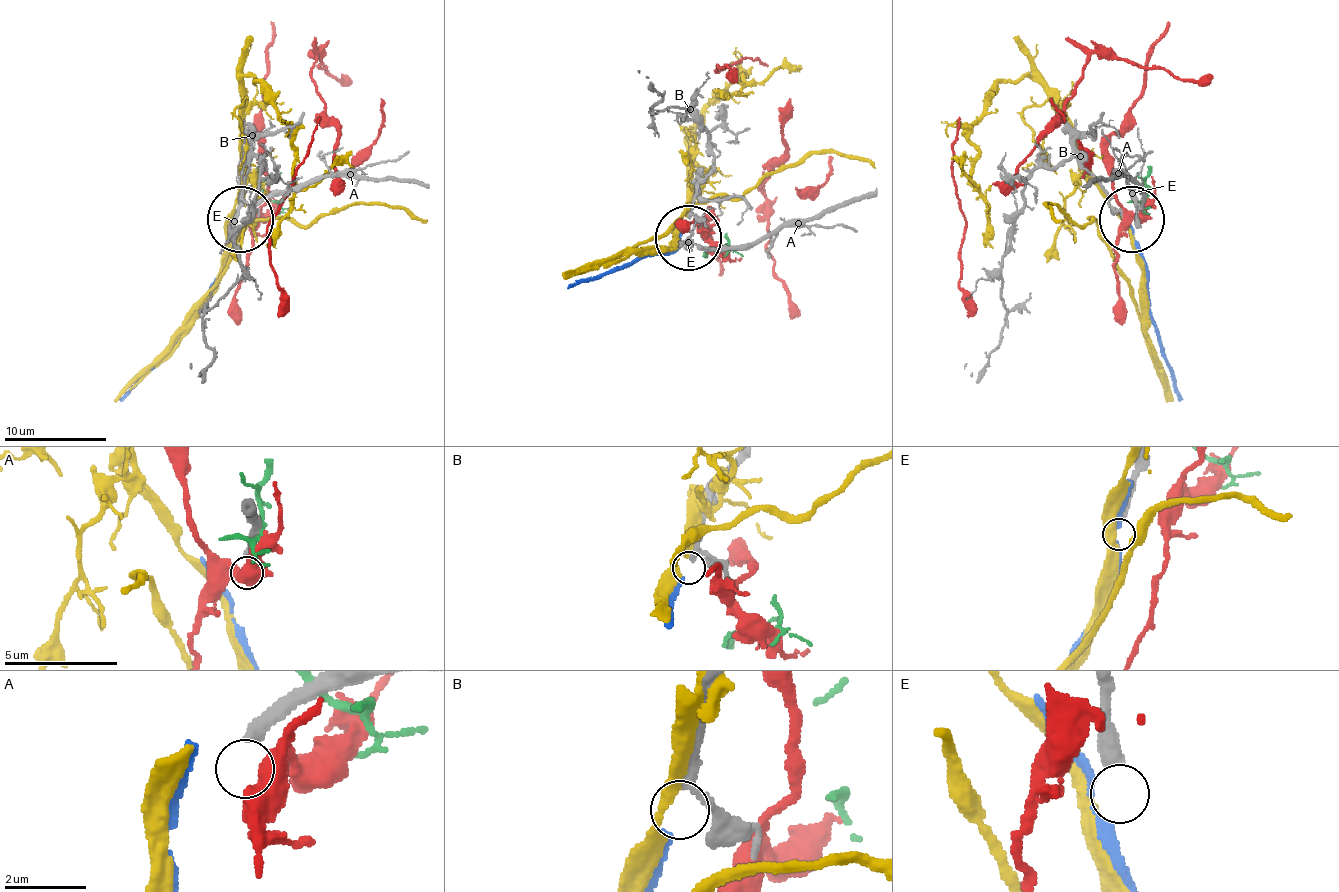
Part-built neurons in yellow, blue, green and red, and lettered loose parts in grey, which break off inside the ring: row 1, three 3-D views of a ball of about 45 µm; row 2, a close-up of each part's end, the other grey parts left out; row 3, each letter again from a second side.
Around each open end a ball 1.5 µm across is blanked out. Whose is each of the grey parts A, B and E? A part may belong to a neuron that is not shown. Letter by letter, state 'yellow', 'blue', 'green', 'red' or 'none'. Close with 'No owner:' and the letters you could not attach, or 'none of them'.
A: none
B: none
E: none
No owner: A, B, E

